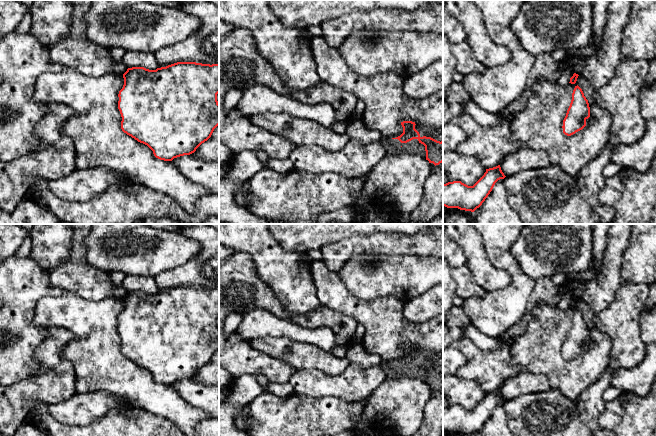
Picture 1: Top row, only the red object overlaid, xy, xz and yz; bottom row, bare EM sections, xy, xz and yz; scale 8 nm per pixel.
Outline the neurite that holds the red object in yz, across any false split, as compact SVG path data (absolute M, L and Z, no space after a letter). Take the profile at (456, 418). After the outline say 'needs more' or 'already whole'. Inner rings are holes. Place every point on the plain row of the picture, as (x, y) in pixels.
M498 389L486 393L484 399L473 410L461 405L443 408L443 430L474 436L488 421L495 407L505 401Z; already whole

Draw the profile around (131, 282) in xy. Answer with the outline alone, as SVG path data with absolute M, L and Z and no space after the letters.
M126 274L122 285L127 292L144 291L149 294L156 294L158 292L155 279L152 276Z

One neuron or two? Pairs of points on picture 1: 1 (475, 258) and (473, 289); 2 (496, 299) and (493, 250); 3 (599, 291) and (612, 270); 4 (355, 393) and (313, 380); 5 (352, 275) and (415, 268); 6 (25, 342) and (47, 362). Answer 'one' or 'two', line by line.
1: two
2: one
3: one
4: one
5: one
6: two

